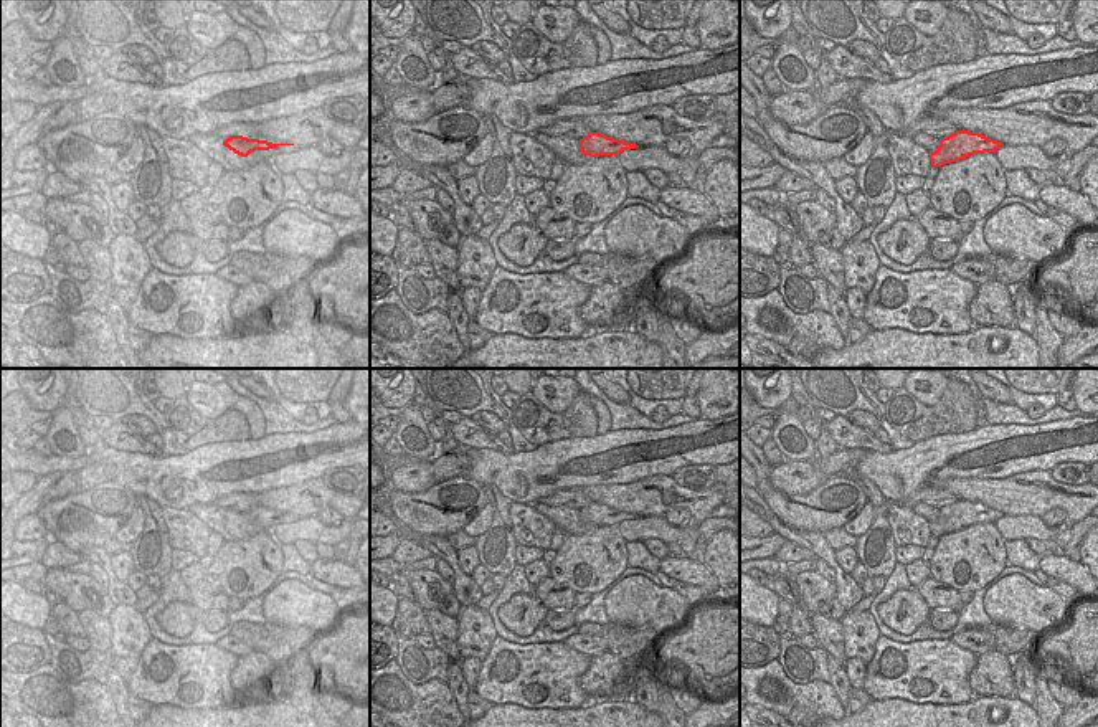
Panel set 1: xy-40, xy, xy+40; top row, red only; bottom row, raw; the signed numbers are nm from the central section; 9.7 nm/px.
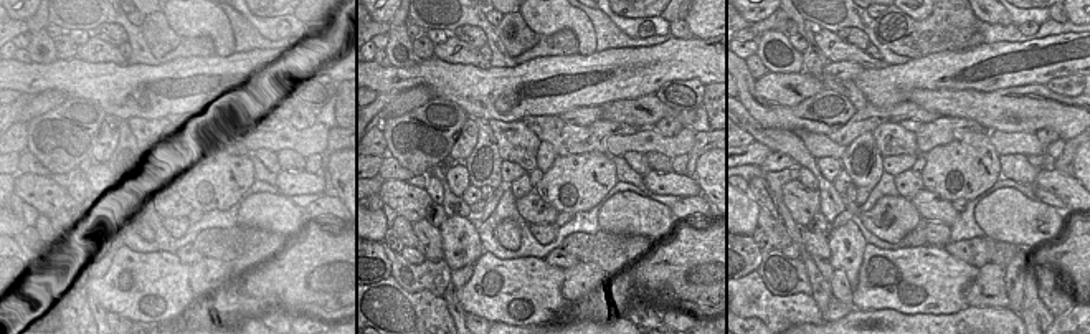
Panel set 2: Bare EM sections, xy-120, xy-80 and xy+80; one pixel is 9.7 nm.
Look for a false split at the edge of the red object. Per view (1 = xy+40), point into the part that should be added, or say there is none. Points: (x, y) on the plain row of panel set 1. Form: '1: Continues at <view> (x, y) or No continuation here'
1: No continuation here.

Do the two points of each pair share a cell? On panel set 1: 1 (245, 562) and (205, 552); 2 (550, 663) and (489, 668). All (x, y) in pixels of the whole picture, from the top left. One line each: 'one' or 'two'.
1: one
2: one

